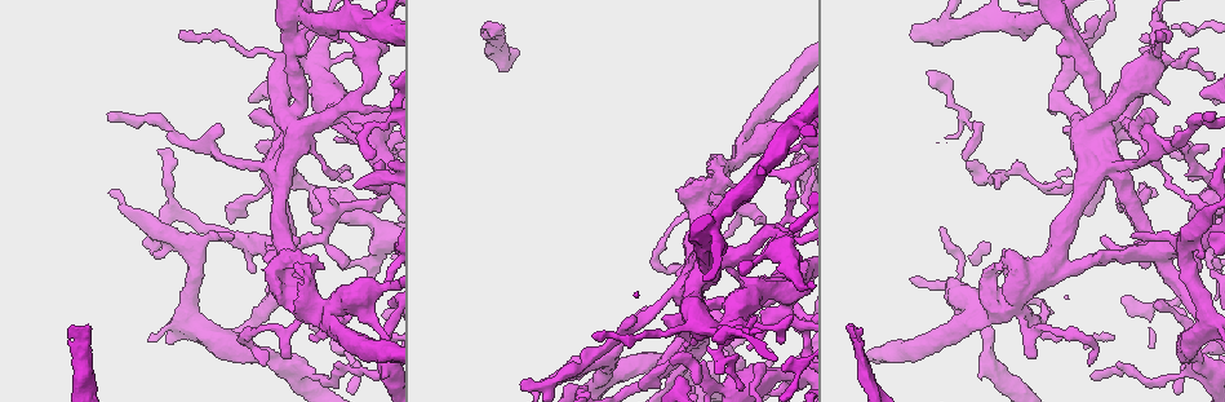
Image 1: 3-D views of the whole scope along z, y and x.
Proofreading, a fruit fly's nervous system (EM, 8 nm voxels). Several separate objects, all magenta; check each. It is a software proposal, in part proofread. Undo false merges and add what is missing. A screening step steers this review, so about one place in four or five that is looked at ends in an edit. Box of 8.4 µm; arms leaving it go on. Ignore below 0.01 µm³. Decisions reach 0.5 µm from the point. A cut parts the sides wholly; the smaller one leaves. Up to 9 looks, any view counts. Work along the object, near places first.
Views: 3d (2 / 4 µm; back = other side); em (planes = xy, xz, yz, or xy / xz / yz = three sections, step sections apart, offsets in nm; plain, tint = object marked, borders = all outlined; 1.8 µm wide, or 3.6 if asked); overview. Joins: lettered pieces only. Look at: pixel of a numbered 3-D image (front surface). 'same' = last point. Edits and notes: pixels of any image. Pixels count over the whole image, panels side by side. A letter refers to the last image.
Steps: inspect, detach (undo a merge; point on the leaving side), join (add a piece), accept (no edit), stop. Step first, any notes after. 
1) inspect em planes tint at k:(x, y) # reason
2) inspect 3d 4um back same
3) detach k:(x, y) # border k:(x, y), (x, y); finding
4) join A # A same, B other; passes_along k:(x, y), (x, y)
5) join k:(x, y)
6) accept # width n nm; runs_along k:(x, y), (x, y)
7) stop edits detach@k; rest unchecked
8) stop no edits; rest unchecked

inspect em 3.6um planes borders at 1:(484, 26) # long arm stops here

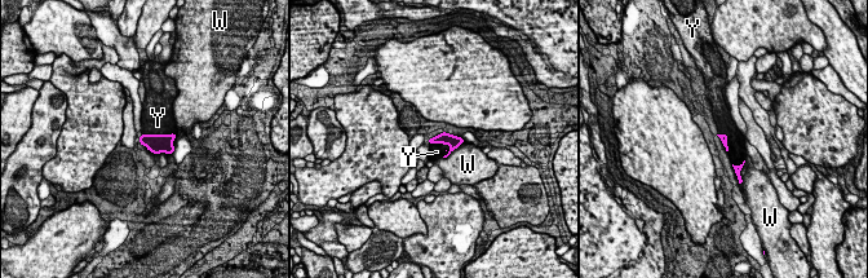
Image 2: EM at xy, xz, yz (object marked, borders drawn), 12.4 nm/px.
join Y # W other, Y same; passes_along 2:(154, 142), (159, 135), (158, 118); the cell continues

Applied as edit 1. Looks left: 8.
inspect em xz step 8 borders at 1:(289, 276)

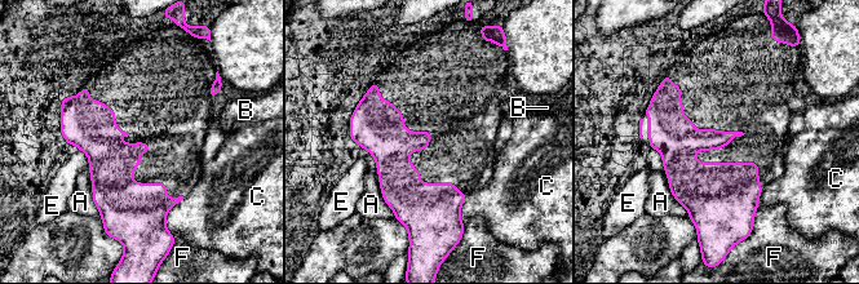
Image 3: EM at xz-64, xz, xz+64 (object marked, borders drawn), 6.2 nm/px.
accept # A other, B other, C other, E other, F other; continuous, no second cell

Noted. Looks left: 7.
inspect 3d 2um at 1:(792, 373) # abrupt turn

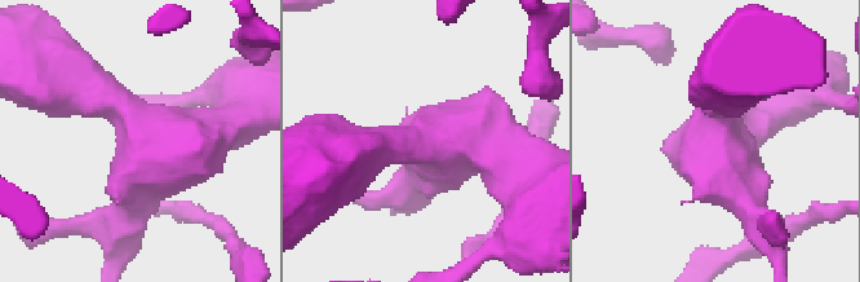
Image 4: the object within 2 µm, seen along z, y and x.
inspect em planes plain at 4:(720, 144) # arms 3; need the tissue

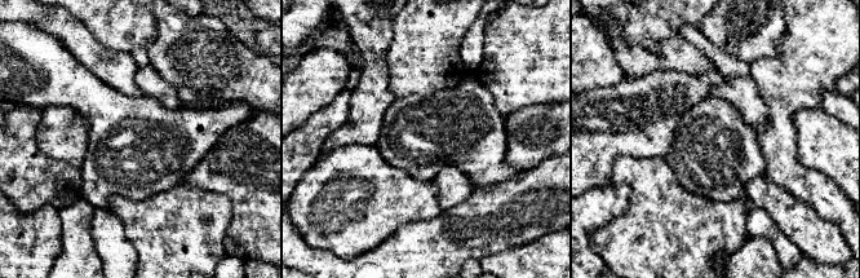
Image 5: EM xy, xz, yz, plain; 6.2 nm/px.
inspect em planes borders same

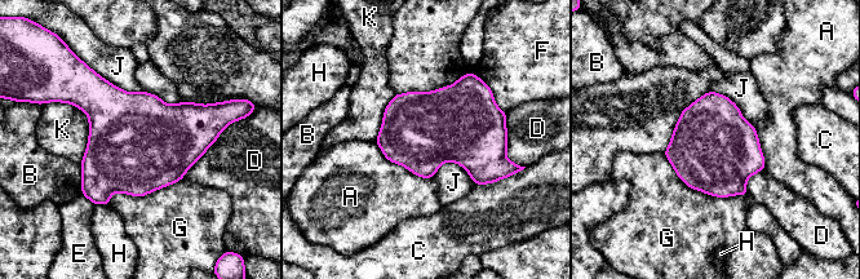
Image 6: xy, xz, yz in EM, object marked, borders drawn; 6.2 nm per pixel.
accept # width 480 nm; A other, B other, C other, D other, E other, F other, G other, H other, J other, K other; border 6:(85, 62), (122, 89), (141, 92); all the same cell

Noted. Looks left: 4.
inspect 3d 4um back at 1:(366, 119) # four-way junction

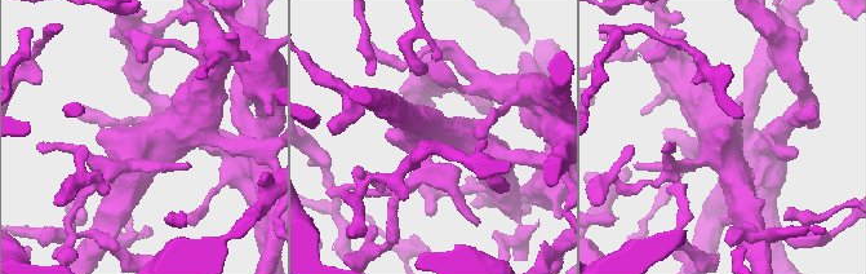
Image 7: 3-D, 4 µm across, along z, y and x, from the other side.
inspect em planes tint at 7:(429, 136)

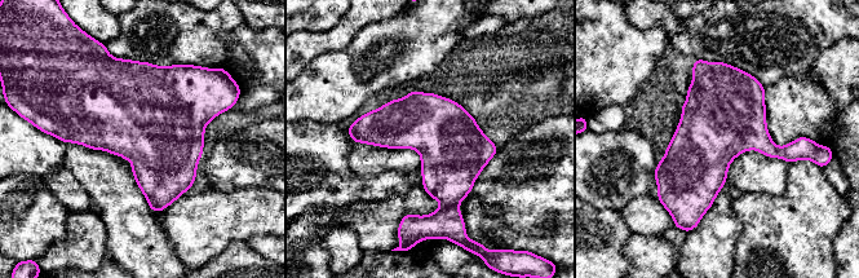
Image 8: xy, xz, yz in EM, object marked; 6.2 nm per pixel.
inspect em planes borders same # see the neighbours

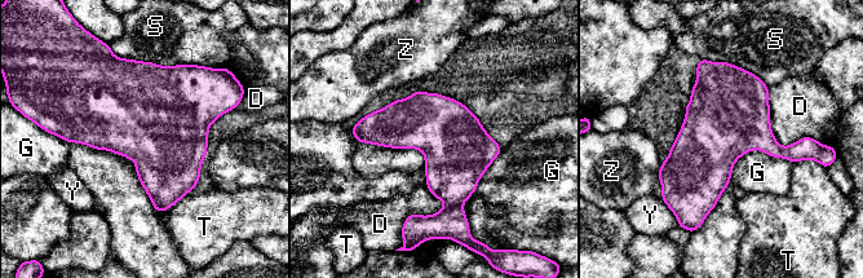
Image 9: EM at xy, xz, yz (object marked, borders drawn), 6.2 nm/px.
accept # D other, G other, S other, T other, Y other, Z other; border 9:(792, 163), (752, 149), (730, 179); all the same cell

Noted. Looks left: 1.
stop edits join@2; rest unchecked

